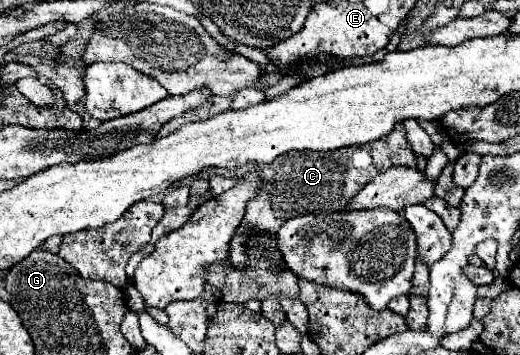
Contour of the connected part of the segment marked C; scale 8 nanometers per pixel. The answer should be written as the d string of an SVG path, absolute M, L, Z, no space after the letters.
M400 123L388 135L384 135L384 137L380 137L376 141L364 143L364 145L342 147L342 149L328 151L328 153L322 153L322 155L310 153L310 151L294 151L294 153L280 155L278 159L274 159L274 163L266 163L266 165L258 163L254 167L254 171L260 175L260 187L258 187L256 195L248 201L246 215L244 215L244 221L246 221L244 235L234 235L234 239L230 243L230 261L232 261L232 265L234 267L246 267L246 251L242 247L244 247L244 239L246 239L246 235L250 231L276 233L278 227L284 221L288 221L290 217L296 217L296 215L306 215L306 213L330 215L334 211L344 211L348 207L348 203L364 189L366 183L370 183L378 173L382 173L382 171L386 171L386 169L390 169L394 165L410 165L410 167L416 165L414 151L406 143L406 135L404 135Z

